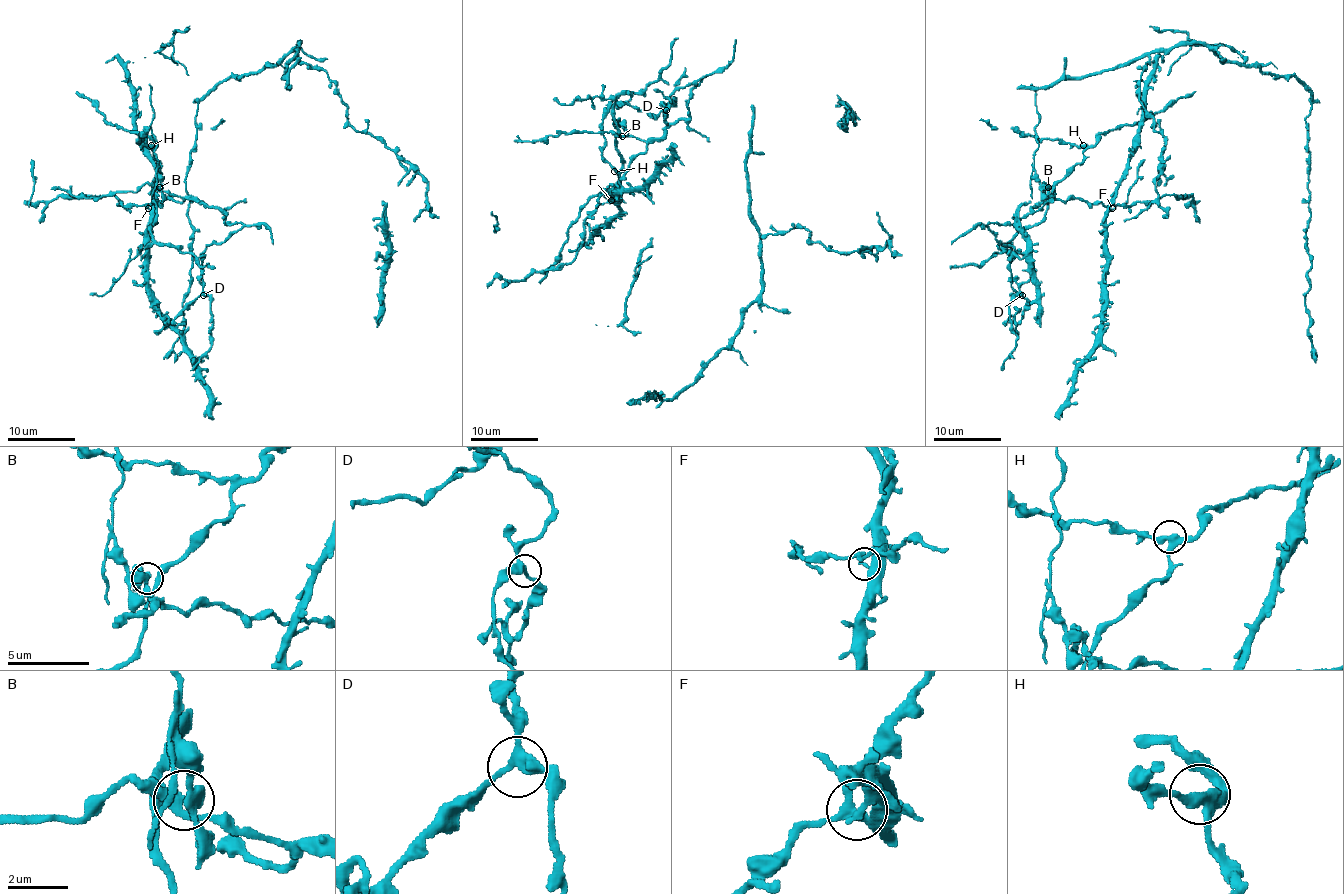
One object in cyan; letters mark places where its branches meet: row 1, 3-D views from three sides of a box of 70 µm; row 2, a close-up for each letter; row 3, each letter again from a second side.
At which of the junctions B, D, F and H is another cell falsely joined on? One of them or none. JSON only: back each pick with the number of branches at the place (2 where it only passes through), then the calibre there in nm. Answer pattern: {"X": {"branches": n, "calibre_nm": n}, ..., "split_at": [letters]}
{"B": {"branches": 4, "calibre_nm": 300}, "split_at": ["B"]}

